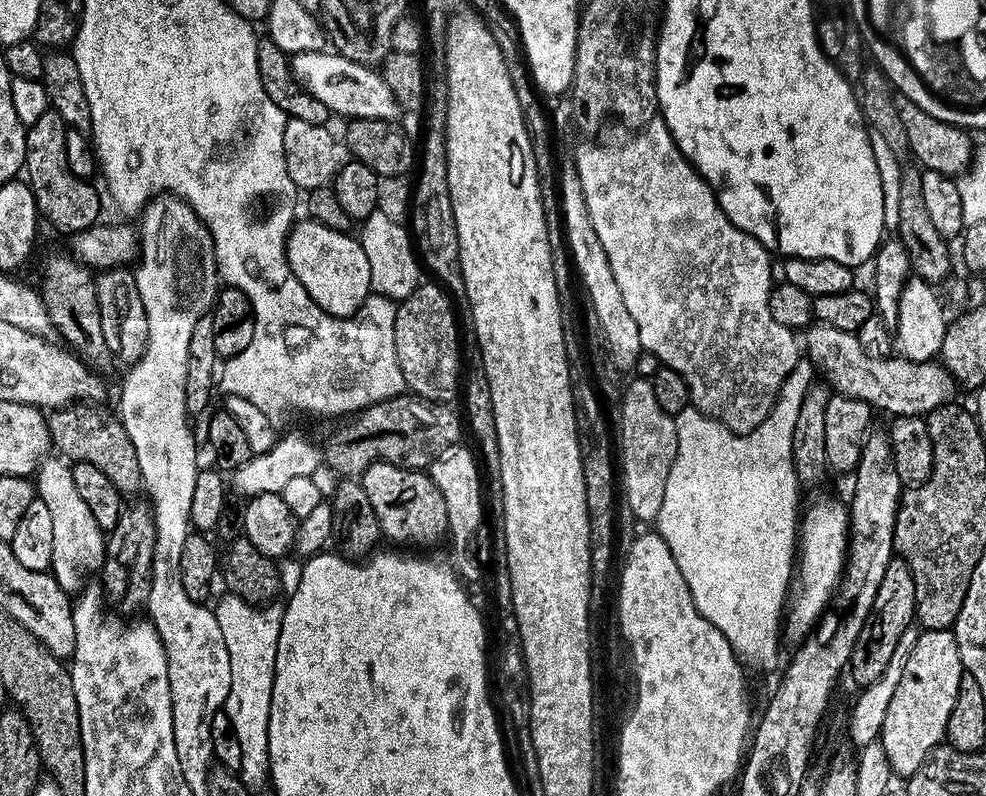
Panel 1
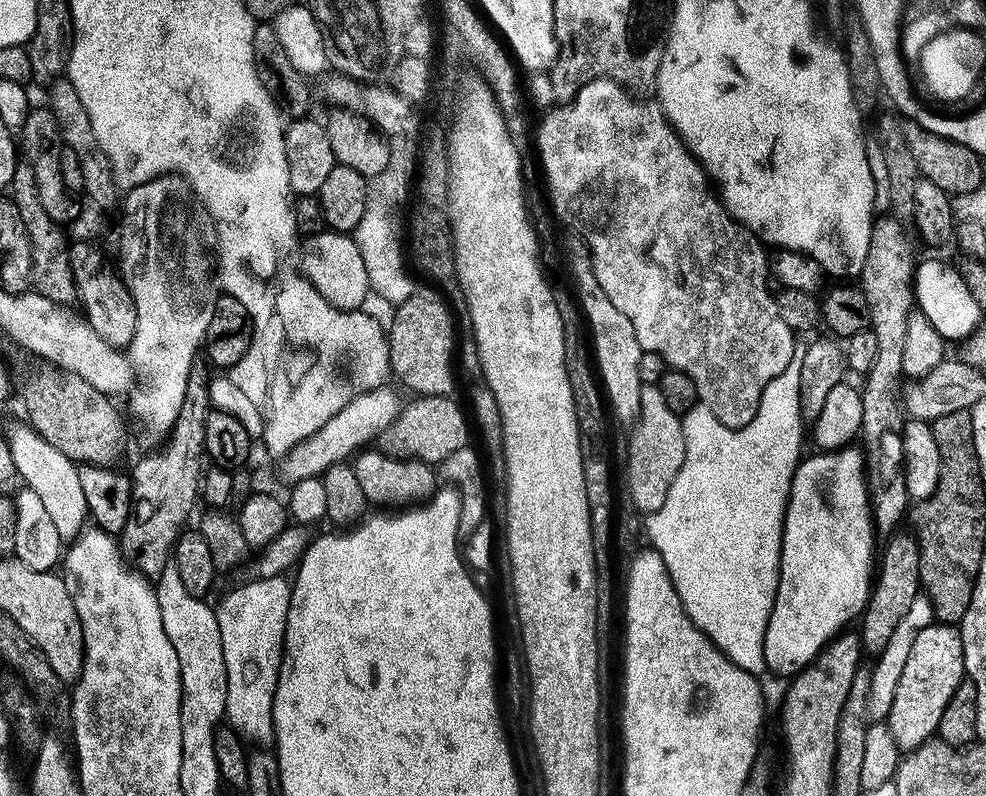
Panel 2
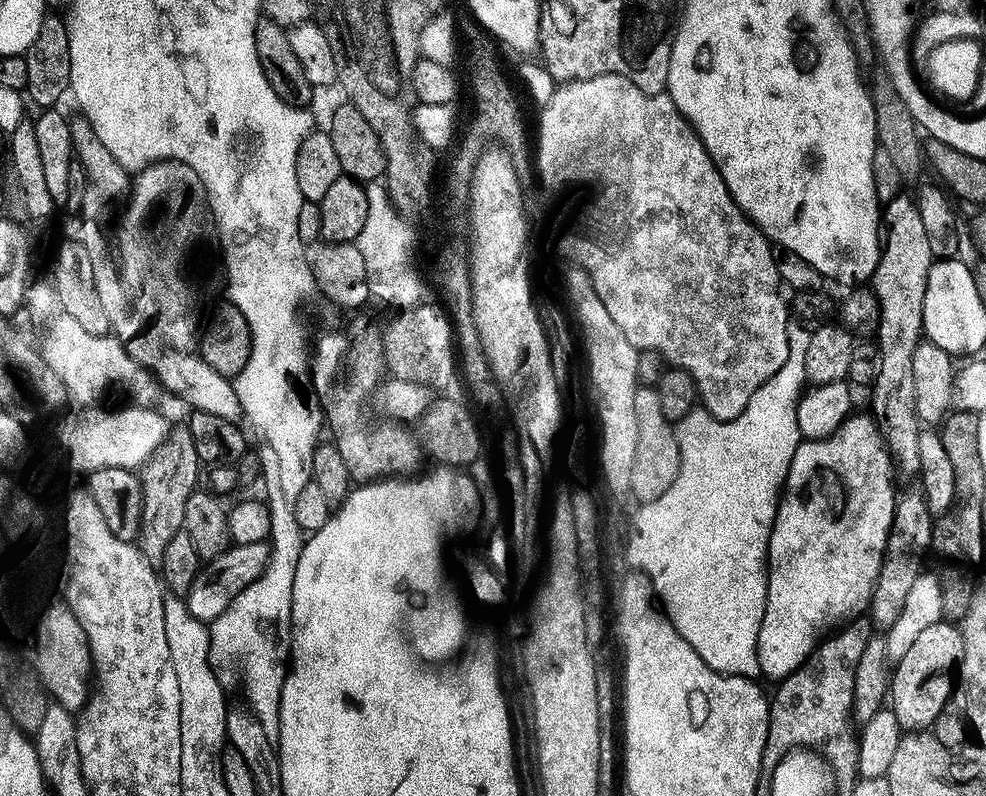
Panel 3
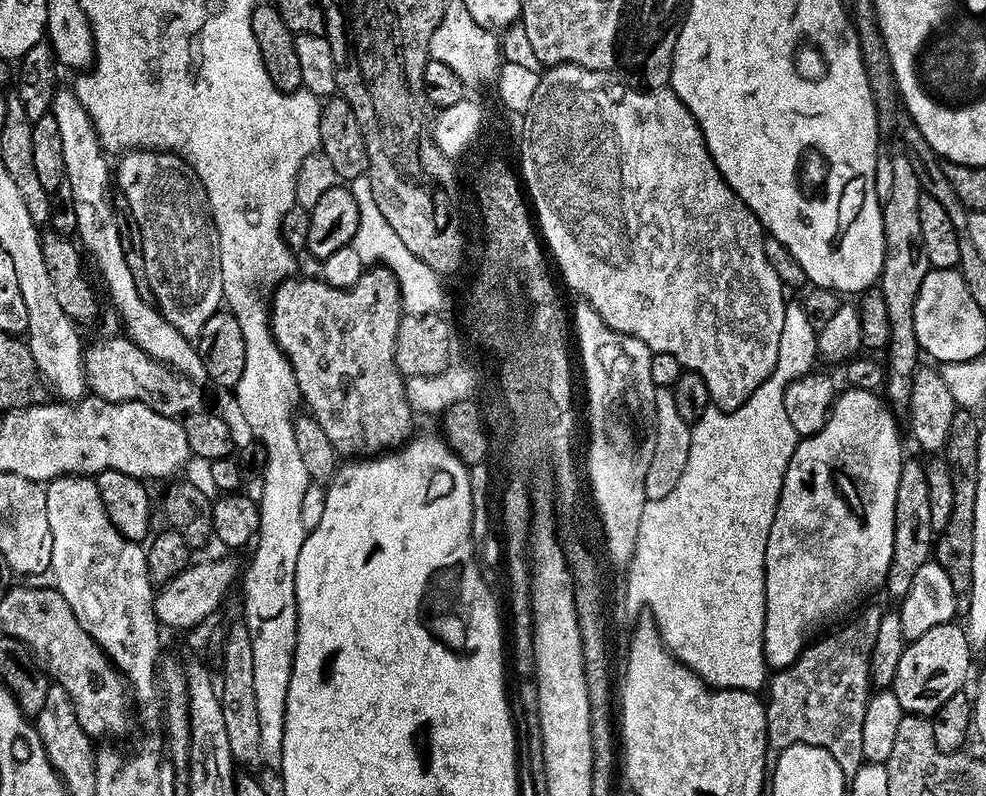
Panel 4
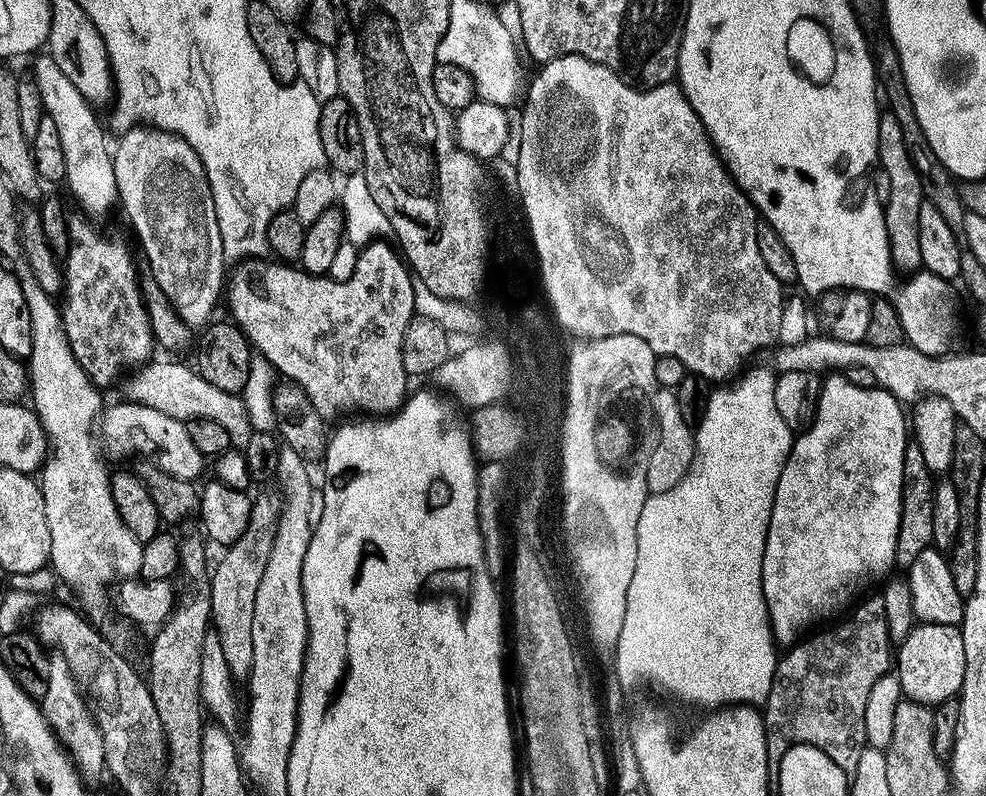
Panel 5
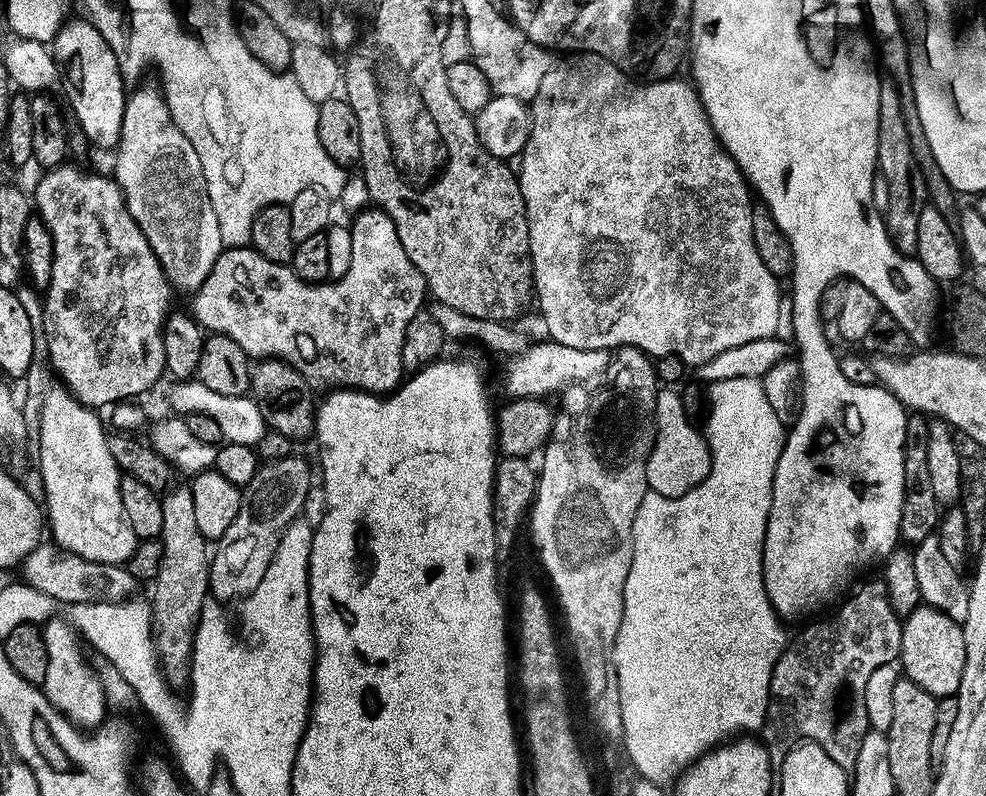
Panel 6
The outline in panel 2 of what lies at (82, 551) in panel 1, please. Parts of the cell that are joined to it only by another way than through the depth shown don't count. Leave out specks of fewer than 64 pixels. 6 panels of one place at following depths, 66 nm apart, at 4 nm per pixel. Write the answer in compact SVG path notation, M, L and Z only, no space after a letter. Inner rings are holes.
M13 423L13 428L6 432L9 452L16 467L15 475L24 479L27 488L34 490L42 498L42 506L50 513L54 526L58 526L61 537L72 538L85 527L88 516L86 494L82 494L82 472L70 458L56 450L43 440L34 429L23 423ZM84 524L84 525L83 525Z

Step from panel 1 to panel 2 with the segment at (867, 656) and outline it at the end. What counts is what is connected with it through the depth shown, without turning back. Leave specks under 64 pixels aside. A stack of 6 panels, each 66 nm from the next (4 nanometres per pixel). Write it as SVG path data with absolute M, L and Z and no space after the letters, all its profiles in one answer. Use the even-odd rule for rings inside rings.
M896 530L887 537L888 540L884 544L884 553L878 556L878 571L874 576L874 583L870 588L868 597L868 606L862 613L862 619L859 621L858 635L865 653L870 654L869 657L875 658L879 656L882 650L886 650L886 642L890 642L894 630L898 626L899 620L906 615L906 609L910 606L910 602L914 602L916 596L921 595L922 589L919 580L919 546L917 539L911 531L900 532Z

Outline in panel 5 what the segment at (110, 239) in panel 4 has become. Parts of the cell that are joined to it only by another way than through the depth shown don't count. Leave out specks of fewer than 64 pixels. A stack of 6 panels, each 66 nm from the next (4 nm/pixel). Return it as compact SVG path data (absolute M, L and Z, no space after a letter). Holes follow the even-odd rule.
M47 54L40 55L35 57L37 60L34 83L42 98L45 113L50 118L54 118L54 126L58 129L58 138L62 142L62 155L66 157L64 180L77 202L80 203L79 211L91 219L99 220L98 218L106 215L112 206L114 208L117 205L119 199L110 142L108 144L104 130L95 114L97 111L93 108L93 105L89 104L85 96L78 94L78 86L74 86L74 82L70 82L70 78L66 78L66 74L62 74L62 70L58 70L58 66L52 61L51 56Z

